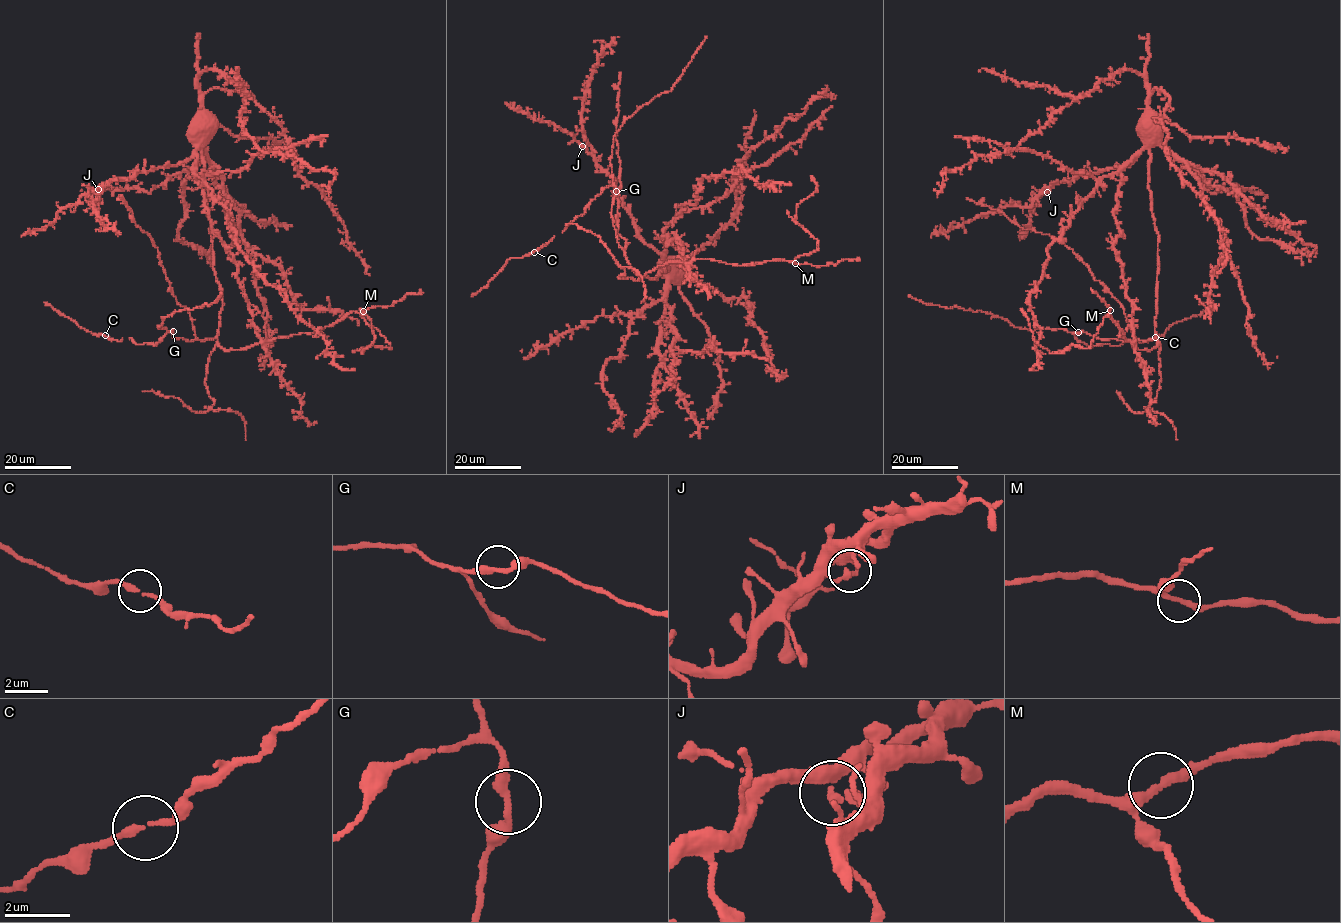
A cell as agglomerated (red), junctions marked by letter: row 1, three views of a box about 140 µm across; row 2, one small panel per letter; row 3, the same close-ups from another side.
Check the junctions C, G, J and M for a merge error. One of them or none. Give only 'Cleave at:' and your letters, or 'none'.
Cleave at: none

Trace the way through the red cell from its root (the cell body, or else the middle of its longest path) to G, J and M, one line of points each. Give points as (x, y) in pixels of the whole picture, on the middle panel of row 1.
G: (672, 267), (663, 268), (654, 279), (632, 269), (618, 244), (611, 214), (616, 191)
J: (672, 267), (663, 266), (662, 256), (643, 239), (634, 218), (618, 194), (615, 180), (582, 146)
M: (672, 267), (663, 264), (667, 235), (681, 242), (685, 265), (700, 258), (795, 263)

